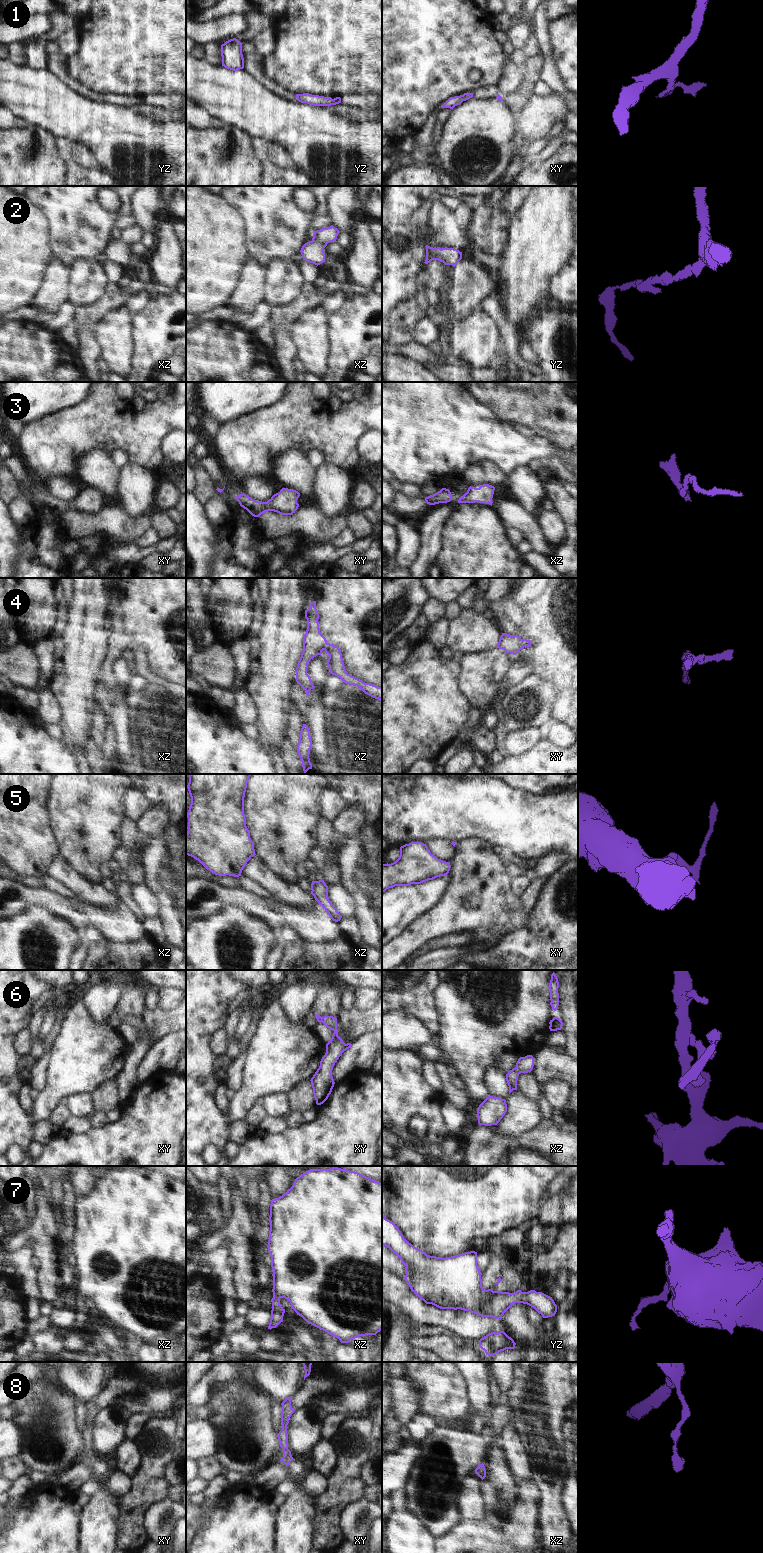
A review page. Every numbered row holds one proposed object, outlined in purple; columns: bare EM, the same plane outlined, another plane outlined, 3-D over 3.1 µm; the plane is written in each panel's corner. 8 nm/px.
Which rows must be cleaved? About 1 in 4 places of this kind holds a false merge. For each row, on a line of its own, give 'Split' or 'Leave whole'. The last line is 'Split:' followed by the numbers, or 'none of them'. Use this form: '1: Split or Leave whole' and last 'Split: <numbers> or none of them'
1: Leave whole
2: Leave whole
3: Leave whole
4: Leave whole
5: Leave whole
6: Leave whole
7: Leave whole
8: Leave whole
Split: none of them.

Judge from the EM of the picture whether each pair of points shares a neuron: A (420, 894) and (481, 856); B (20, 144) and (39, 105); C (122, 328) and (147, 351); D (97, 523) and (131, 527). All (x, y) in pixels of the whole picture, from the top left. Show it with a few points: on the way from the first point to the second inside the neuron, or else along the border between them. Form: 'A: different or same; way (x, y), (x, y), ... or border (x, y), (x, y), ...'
A: different; border (448, 873), (445, 893), (439, 899)
B: different; border (30, 124), (44, 128), (52, 134)
C: different; border (134, 352), (130, 371)
D: same; way (105, 523), (118, 523), (123, 527)

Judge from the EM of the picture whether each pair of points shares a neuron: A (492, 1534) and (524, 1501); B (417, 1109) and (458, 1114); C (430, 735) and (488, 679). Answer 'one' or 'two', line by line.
A: one
B: two
C: two

